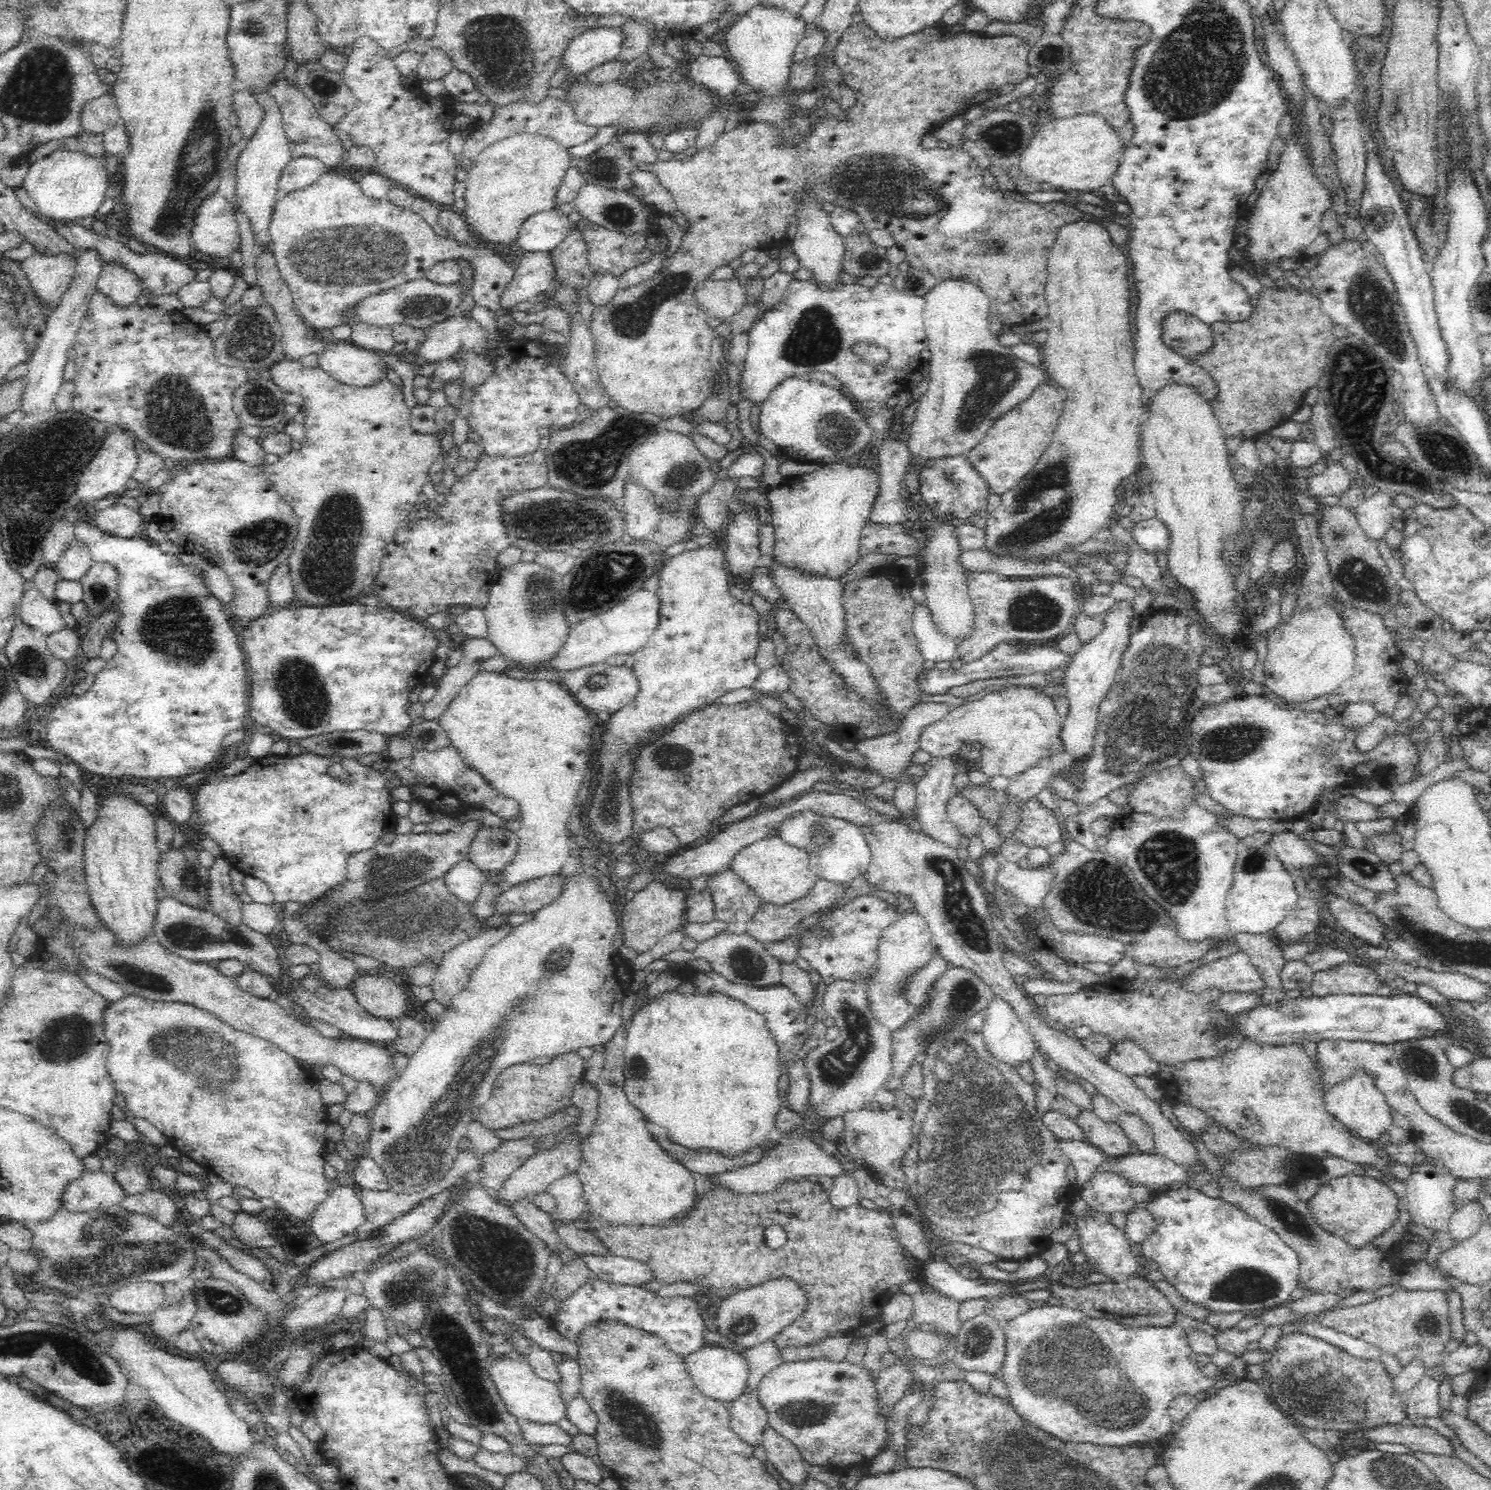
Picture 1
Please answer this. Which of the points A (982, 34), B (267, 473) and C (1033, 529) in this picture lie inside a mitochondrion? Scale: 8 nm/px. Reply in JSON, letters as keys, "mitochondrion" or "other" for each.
{"A":"other","B":"other","C":"mitochondrion"}

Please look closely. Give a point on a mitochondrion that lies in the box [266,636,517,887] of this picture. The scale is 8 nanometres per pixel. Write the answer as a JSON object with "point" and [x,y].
{"point":[309,711]}

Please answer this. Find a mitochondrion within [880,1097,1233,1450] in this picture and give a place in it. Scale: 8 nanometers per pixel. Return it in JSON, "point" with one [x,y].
{"point":[1113,1404]}

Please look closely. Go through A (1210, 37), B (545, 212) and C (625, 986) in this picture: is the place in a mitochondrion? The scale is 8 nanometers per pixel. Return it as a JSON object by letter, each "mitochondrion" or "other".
{"A":"mitochondrion","B":"other","C":"other"}

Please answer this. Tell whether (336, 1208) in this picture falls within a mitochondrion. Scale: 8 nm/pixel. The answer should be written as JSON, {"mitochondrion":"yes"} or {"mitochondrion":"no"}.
{"mitochondrion":"no"}

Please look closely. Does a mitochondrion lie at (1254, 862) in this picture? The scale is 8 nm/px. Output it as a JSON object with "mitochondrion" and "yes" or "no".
{"mitochondrion":"yes"}

